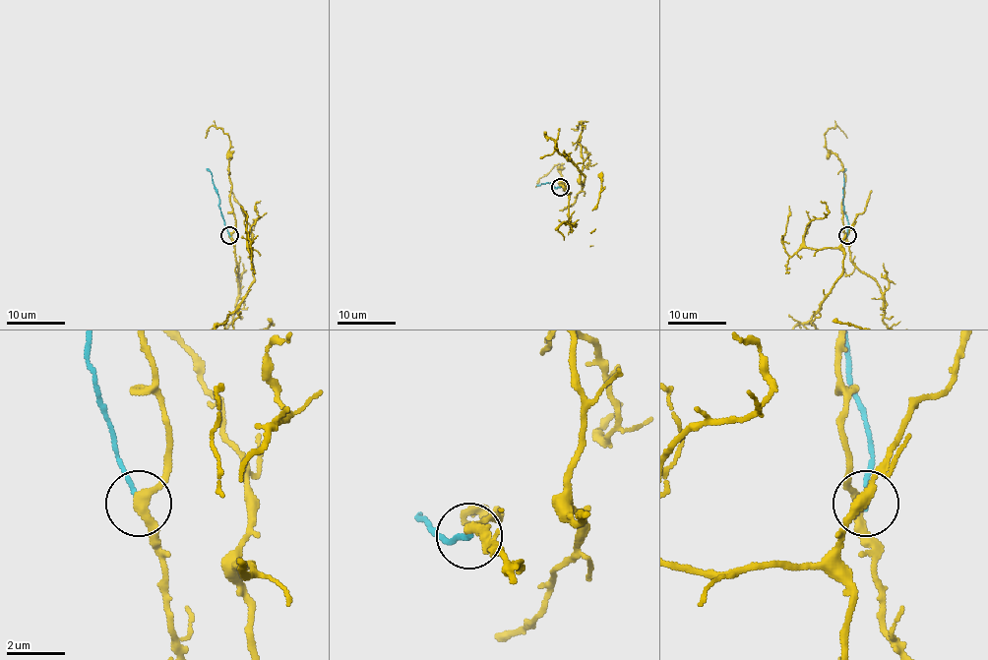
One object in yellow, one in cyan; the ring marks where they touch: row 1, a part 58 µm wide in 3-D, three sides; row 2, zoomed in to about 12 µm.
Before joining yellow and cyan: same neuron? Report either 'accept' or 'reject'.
reject

